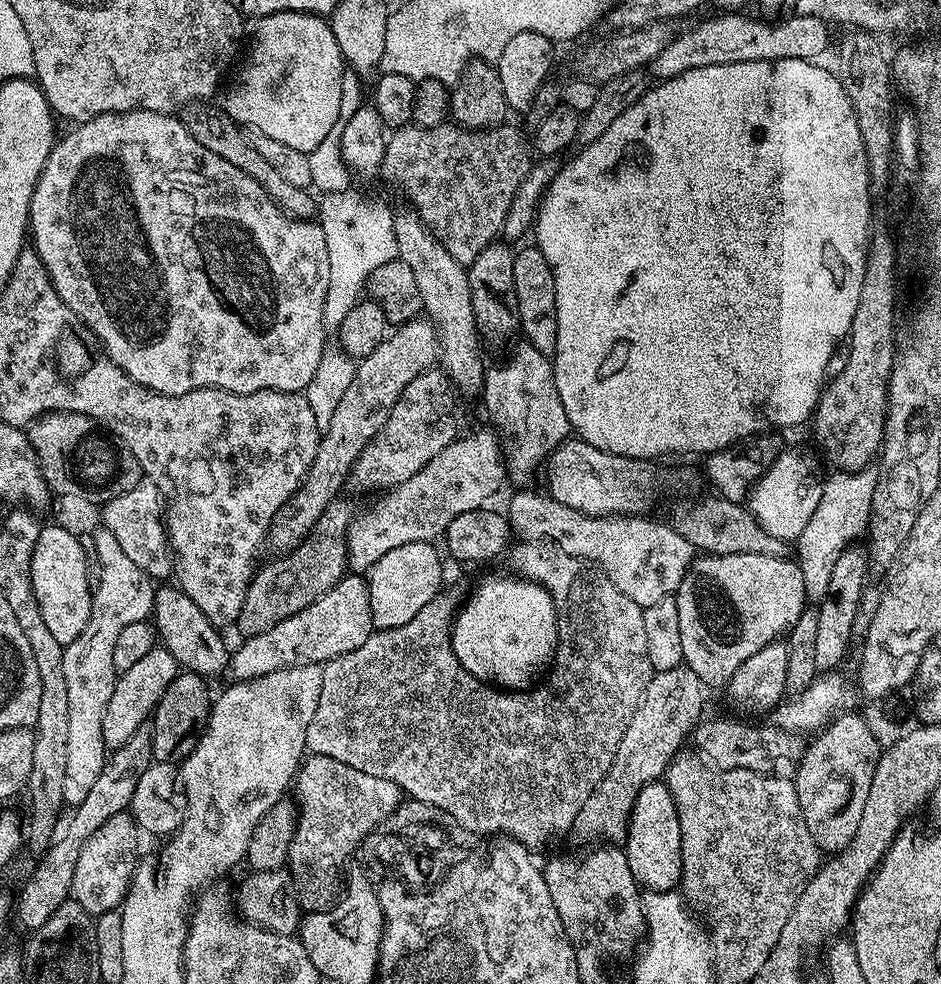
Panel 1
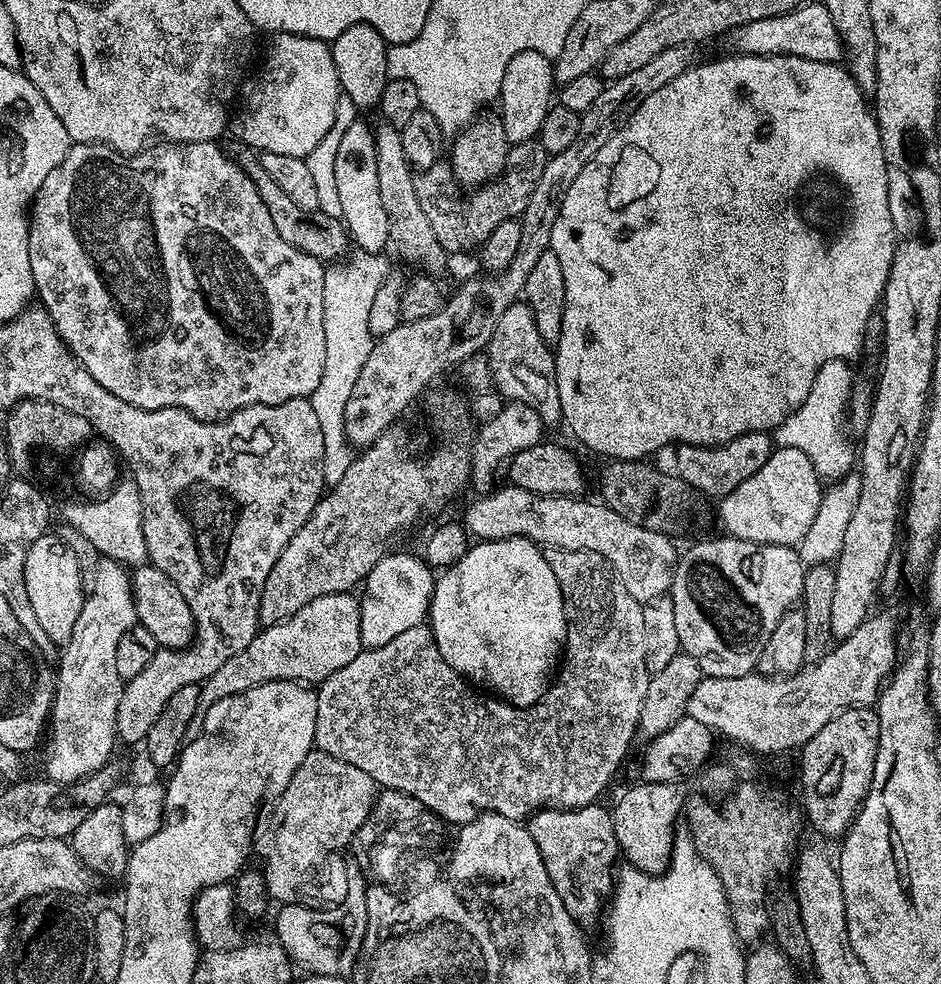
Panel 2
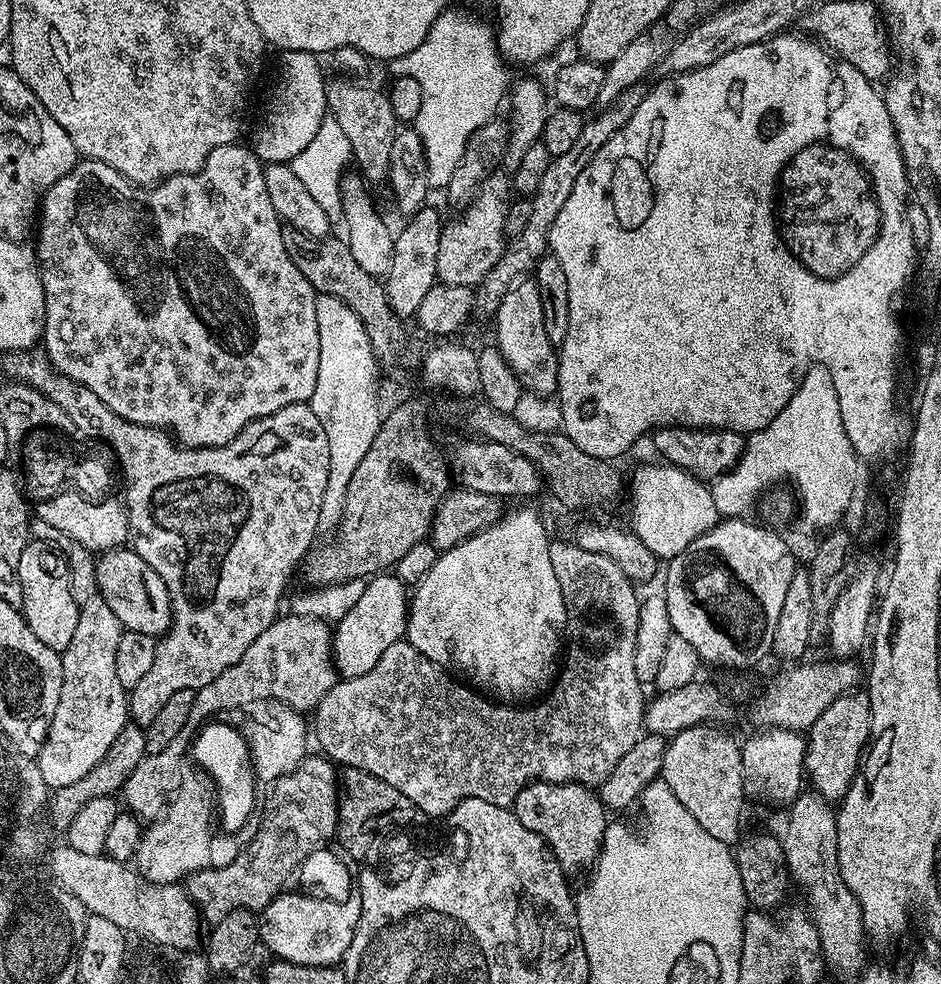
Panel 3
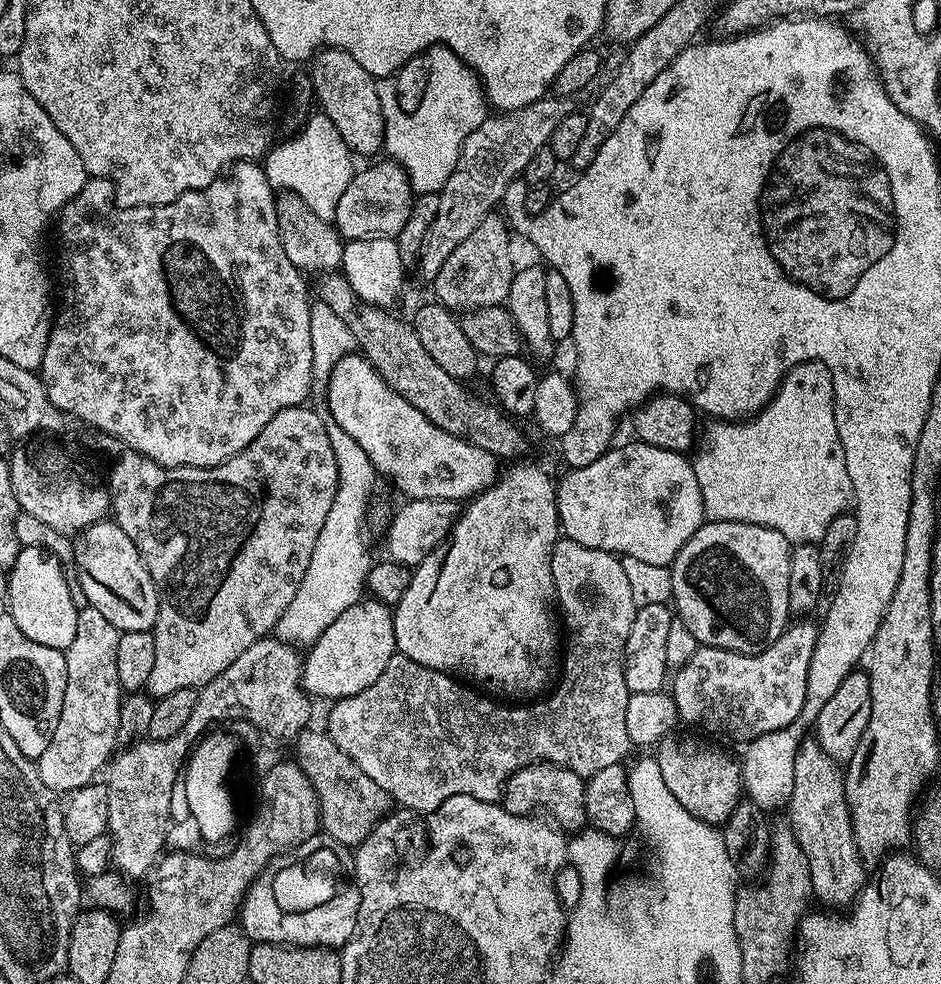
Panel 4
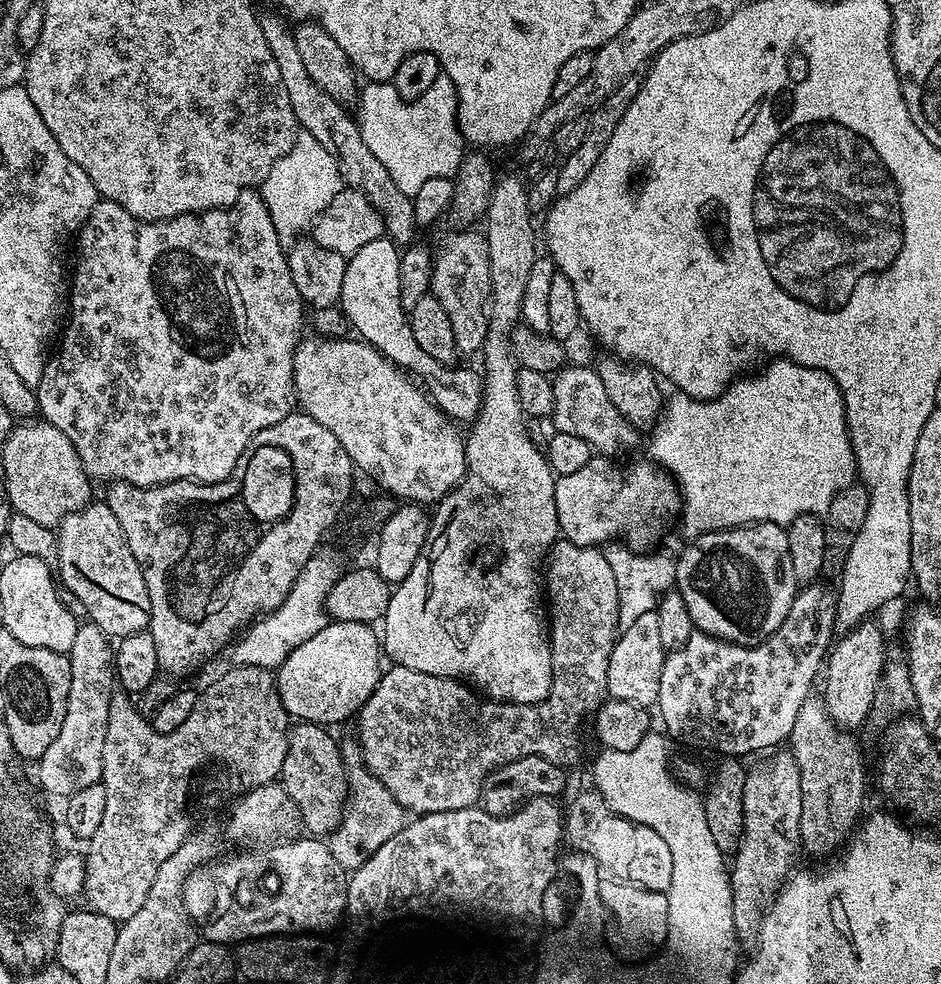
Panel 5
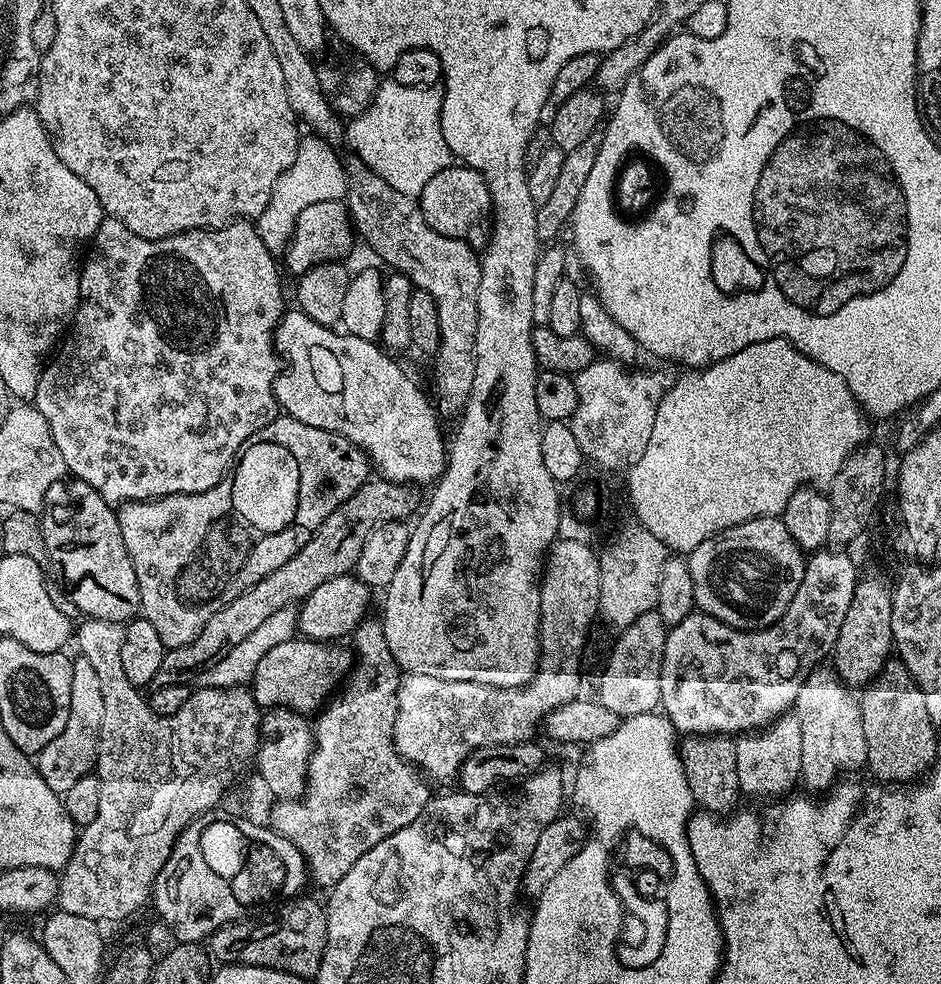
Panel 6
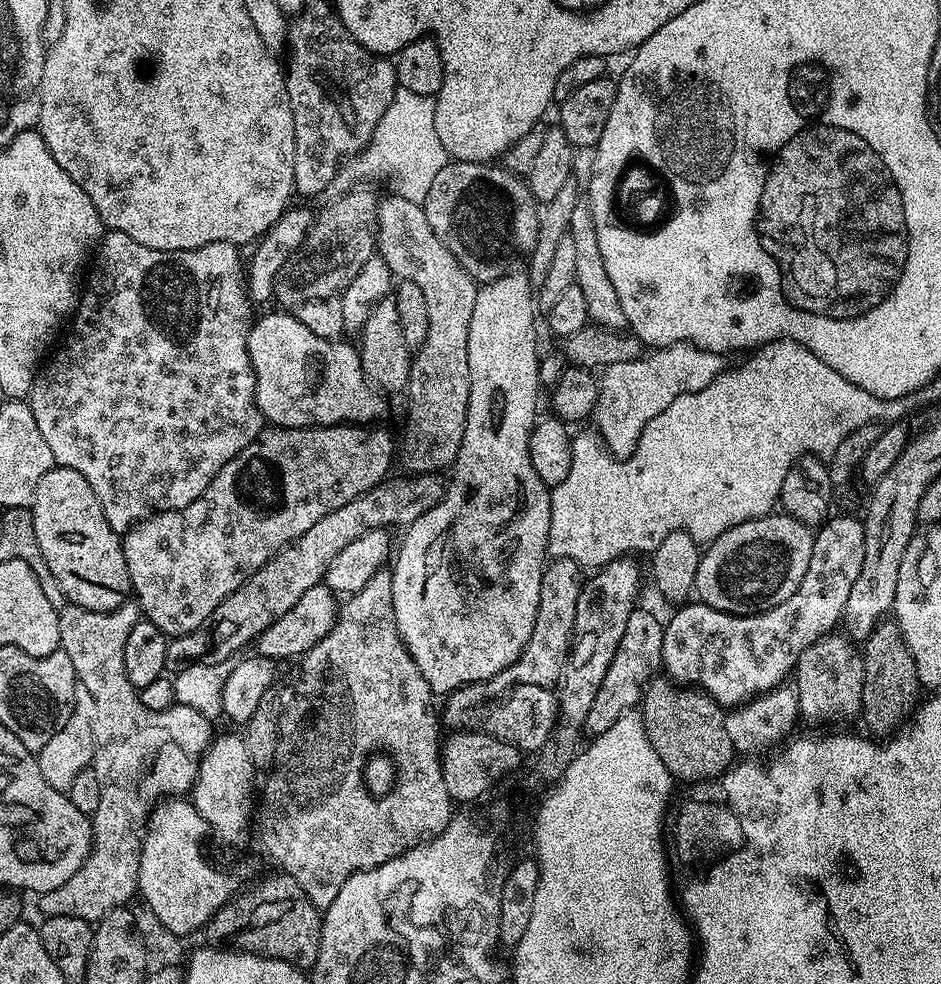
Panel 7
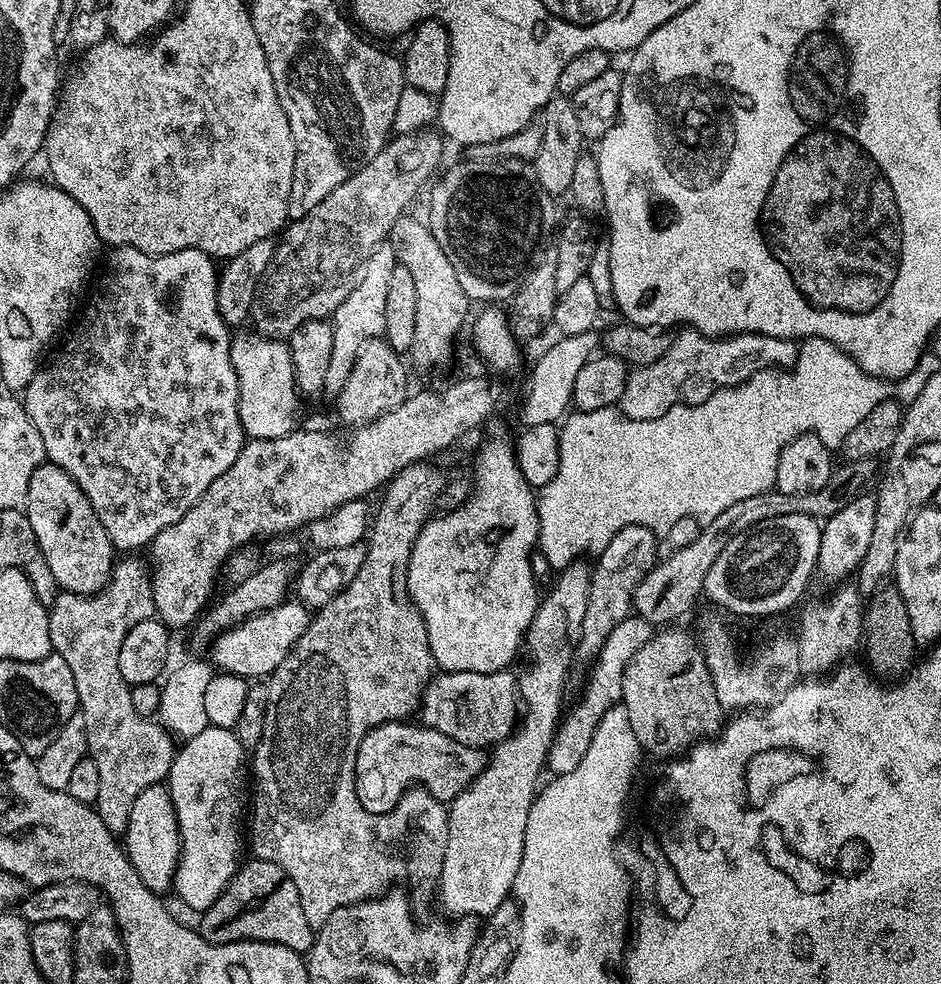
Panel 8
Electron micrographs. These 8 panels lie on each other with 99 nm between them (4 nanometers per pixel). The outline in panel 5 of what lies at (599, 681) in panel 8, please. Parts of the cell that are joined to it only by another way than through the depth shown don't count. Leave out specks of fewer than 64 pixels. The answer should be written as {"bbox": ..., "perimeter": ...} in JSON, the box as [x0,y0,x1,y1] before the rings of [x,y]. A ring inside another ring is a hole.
{"bbox":[607,611,666,706],"perimeter":[[[653,611],[639,615],[617,635],[609,662],[607,695],[611,699],[645,706],[656,704],[658,686],[662,686],[662,666],[666,655],[659,629],[658,614]]]}

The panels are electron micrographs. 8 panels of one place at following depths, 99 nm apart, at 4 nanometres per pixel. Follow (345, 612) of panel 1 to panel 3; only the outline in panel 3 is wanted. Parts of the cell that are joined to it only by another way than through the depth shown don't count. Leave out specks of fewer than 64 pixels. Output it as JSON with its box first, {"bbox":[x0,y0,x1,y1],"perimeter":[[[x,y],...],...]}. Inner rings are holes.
{"bbox":[122,614,338,822],"perimeter":[[[284,614],[277,618],[270,630],[263,632],[250,645],[250,650],[246,650],[246,654],[234,662],[234,666],[222,670],[214,682],[196,689],[190,718],[186,718],[186,726],[182,726],[170,746],[158,754],[148,754],[142,758],[142,762],[138,762],[134,774],[130,774],[122,789],[122,797],[128,803],[127,811],[141,821],[151,822],[167,809],[170,797],[182,779],[184,755],[189,755],[197,732],[205,721],[217,715],[215,712],[244,708],[259,700],[284,704],[301,714],[316,709],[338,679],[332,659],[332,633],[333,629],[327,620],[295,614]]]}

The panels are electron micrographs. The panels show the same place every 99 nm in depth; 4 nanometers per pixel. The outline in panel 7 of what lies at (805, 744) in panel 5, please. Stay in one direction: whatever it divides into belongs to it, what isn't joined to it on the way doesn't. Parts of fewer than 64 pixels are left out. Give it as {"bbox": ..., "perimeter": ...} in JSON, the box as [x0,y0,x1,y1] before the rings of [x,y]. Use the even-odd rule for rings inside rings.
{"bbox":[794,635,864,720],"perimeter":[[[836,635],[818,638],[796,663],[794,681],[798,688],[799,715],[803,719],[840,720],[843,716],[860,712],[864,657],[861,649],[847,635]]]}

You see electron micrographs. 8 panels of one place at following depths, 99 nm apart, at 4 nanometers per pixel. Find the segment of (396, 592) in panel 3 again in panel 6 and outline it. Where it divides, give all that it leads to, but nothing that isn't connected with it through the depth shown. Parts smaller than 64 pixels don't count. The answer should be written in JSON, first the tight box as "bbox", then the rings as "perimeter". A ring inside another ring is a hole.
{"bbox":[250,636,350,714],"perimeter":[[[296,636],[274,646],[262,656],[250,681],[250,691],[257,704],[262,708],[291,708],[301,714],[319,713],[350,671],[349,649],[347,652],[340,646],[336,642],[321,642]]]}

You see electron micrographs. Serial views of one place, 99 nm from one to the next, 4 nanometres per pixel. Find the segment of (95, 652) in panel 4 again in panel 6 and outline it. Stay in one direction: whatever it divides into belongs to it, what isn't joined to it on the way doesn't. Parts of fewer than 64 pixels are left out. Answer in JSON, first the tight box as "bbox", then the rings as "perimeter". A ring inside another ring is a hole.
{"bbox":[34,658,102,793],"perimeter":[[[83,658],[73,659],[72,677],[70,678],[70,718],[66,718],[66,726],[62,726],[62,734],[54,738],[35,757],[34,763],[40,776],[50,786],[50,790],[64,793],[78,782],[78,778],[89,775],[93,771],[96,763],[96,745],[100,743],[100,727],[102,726],[102,686],[98,683],[98,674],[94,674],[94,666],[86,662]]]}

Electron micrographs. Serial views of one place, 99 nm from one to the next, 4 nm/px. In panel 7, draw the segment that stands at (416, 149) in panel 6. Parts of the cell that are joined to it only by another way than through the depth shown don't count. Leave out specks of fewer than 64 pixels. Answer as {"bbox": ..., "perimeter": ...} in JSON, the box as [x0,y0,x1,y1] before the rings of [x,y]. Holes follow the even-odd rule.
{"bbox":[354,87,450,205],"perimeter":[[[397,87],[390,106],[386,106],[386,114],[378,118],[378,126],[374,126],[368,144],[355,157],[354,167],[360,171],[360,176],[365,176],[368,182],[389,180],[395,195],[423,205],[426,194],[430,194],[430,182],[434,182],[442,166],[450,163],[442,138],[438,138],[436,118],[433,97]]]}

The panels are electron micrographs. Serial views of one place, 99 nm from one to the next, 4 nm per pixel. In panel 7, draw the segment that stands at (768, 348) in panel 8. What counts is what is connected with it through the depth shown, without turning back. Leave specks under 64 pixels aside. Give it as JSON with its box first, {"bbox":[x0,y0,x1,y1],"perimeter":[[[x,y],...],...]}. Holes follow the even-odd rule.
{"bbox":[590,344,726,458],"perimeter":[[[668,344],[649,353],[649,356],[648,353],[641,355],[638,360],[614,362],[598,376],[598,402],[590,420],[596,423],[594,428],[604,441],[604,447],[616,458],[632,455],[642,438],[642,430],[646,430],[646,426],[654,422],[674,398],[702,390],[726,368],[721,353],[702,350],[693,344]]]}

